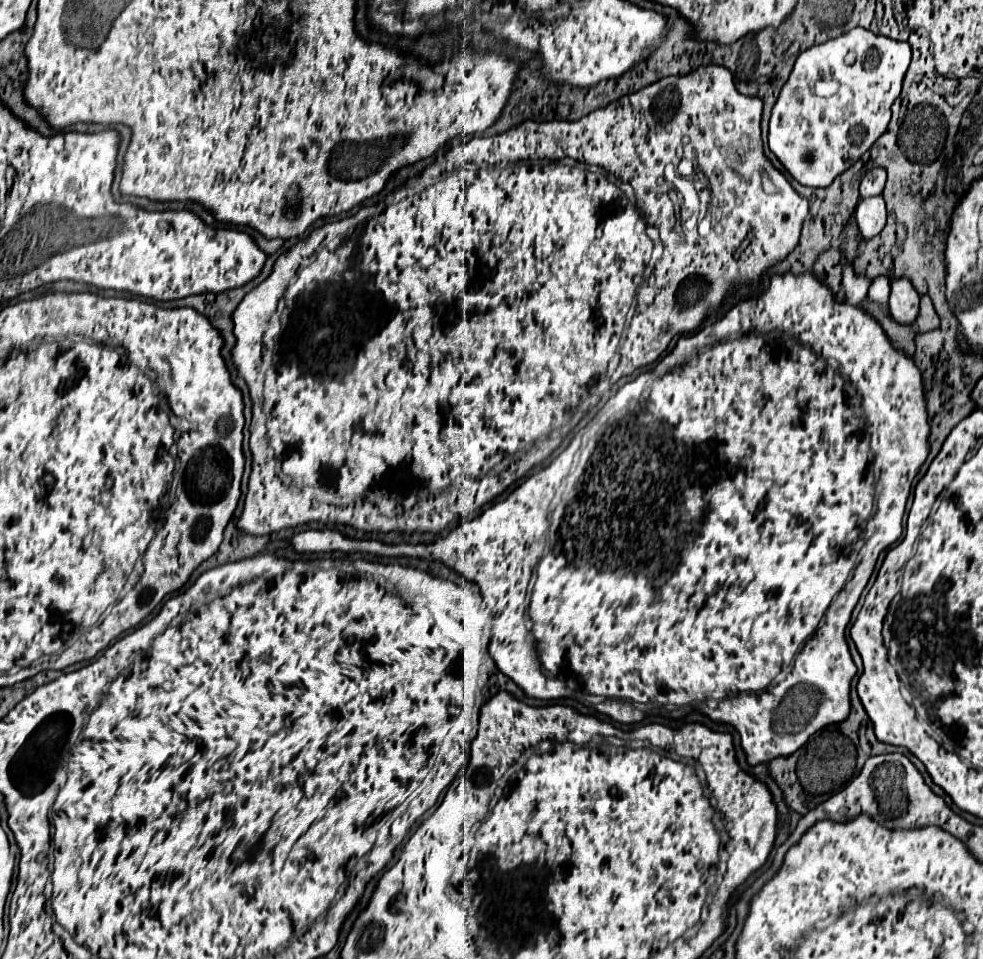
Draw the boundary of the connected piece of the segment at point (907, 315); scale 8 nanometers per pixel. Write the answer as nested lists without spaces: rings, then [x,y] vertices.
[[[898,278],[892,280],[892,294],[890,294],[890,316],[900,324],[914,324],[920,312],[920,294],[914,290],[910,280]]]

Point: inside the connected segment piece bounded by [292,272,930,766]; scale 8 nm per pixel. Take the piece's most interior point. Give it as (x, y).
(677, 599)

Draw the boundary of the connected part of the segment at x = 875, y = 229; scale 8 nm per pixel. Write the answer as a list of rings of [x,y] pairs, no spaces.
[[[882,196],[874,198],[862,198],[856,206],[856,220],[860,226],[860,234],[864,240],[870,240],[876,236],[884,224],[886,224],[886,206]]]

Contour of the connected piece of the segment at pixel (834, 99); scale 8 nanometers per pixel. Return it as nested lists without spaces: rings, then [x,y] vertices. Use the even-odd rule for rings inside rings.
[[[854,28],[838,38],[832,38],[824,44],[816,44],[802,54],[798,54],[794,70],[786,84],[780,90],[778,102],[772,108],[768,144],[770,150],[778,156],[784,168],[804,186],[820,188],[832,184],[832,180],[848,170],[886,130],[890,122],[890,106],[902,90],[902,80],[912,60],[912,48],[908,42],[892,40],[888,36],[874,34],[866,28]],[[822,78],[834,78],[840,82],[836,94],[820,98],[814,90],[814,84]]]

